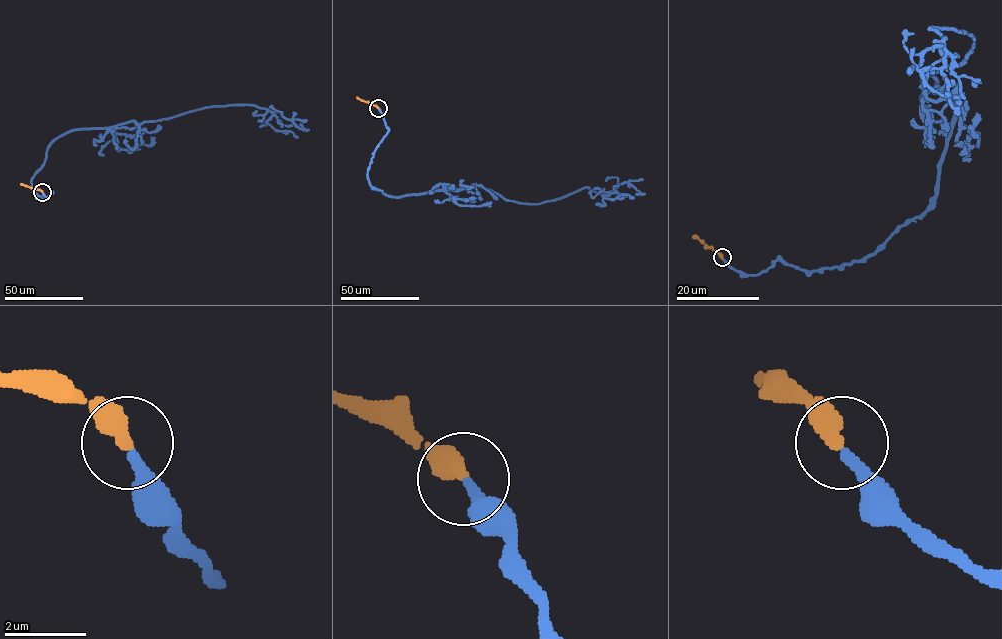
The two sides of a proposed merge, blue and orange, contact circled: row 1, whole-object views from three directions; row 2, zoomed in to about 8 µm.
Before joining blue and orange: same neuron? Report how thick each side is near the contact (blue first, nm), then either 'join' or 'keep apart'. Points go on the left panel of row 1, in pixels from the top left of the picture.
280/500 nm | join

